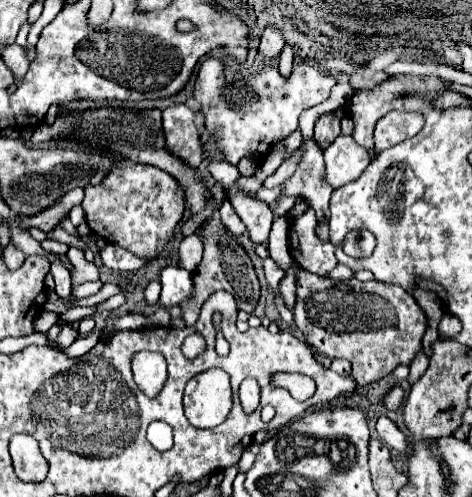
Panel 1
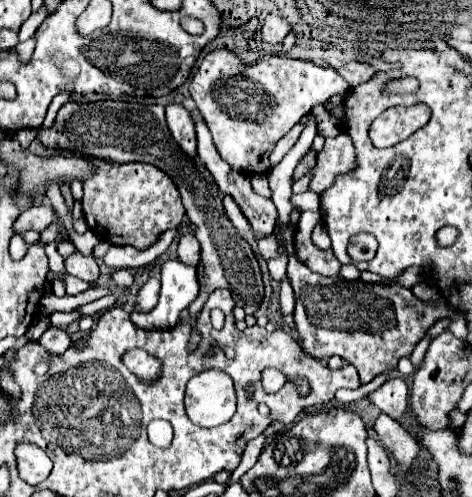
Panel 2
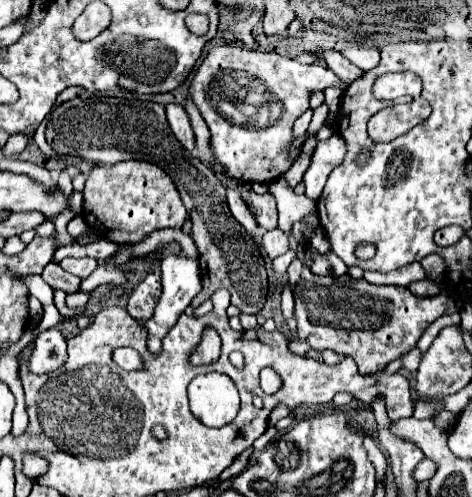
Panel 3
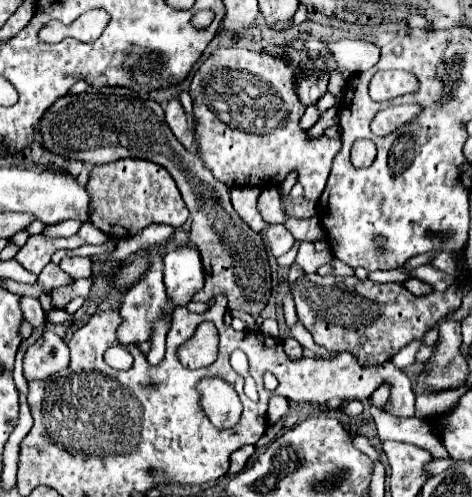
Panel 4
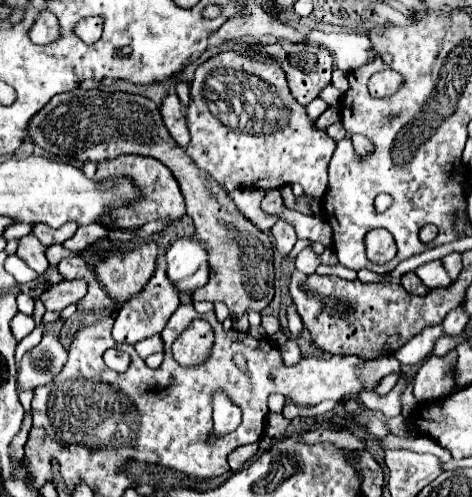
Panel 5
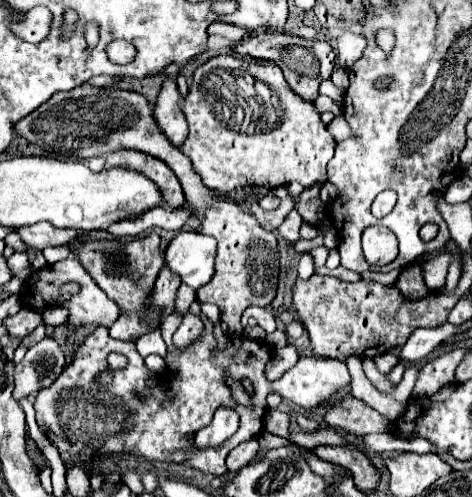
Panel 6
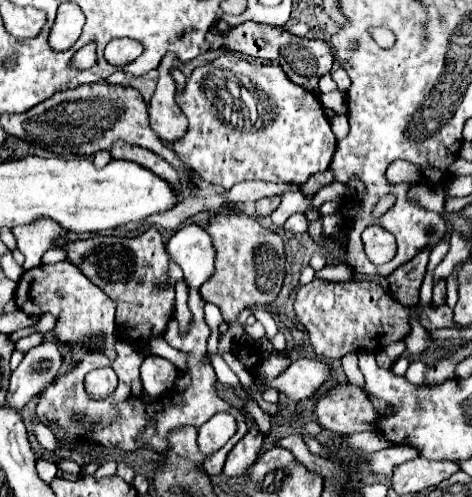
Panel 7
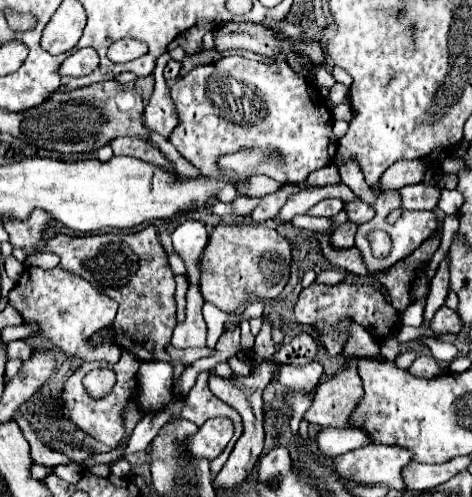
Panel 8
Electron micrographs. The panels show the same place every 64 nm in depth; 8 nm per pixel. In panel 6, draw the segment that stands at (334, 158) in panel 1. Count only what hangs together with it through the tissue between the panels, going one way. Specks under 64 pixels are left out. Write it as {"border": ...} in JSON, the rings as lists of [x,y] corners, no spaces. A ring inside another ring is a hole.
{"border":[[[222,54],[208,60],[196,68],[182,110],[190,124],[190,134],[180,150],[192,160],[194,170],[208,188],[228,194],[246,182],[270,188],[286,186],[290,182],[300,182],[302,186],[326,182],[326,164],[334,156],[336,142],[322,124],[314,104],[310,100],[300,100],[300,96],[288,88],[280,66],[274,62],[248,62],[240,68],[240,58],[234,54]],[[240,108],[242,112],[248,110],[250,118],[240,118]]]}

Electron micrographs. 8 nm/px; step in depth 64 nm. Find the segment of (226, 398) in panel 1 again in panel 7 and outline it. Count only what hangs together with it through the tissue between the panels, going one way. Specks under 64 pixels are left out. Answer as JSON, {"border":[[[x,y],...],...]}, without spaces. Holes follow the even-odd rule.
{"border":[[[216,414],[198,430],[198,448],[202,454],[210,456],[218,452],[236,432],[236,420],[232,414]]]}

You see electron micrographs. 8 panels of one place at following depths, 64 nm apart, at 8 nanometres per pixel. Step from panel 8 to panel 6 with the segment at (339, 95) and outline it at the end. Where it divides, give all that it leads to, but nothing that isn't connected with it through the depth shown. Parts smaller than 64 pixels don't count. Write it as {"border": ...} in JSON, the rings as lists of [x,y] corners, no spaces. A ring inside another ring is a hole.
{"border":[[[318,96],[318,98],[314,100],[314,106],[318,108],[318,112],[320,112],[320,114],[325,111],[330,111],[335,116],[343,114],[343,107],[340,106],[338,102],[334,102],[330,96]]]}

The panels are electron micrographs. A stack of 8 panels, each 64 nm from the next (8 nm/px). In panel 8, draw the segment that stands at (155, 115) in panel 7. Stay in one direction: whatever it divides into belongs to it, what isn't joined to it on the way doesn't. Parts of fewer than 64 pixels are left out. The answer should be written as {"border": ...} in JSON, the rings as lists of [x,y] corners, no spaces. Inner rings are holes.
{"border":[[[177,47],[170,50],[168,54],[162,54],[156,58],[156,68],[154,68],[154,80],[156,80],[156,86],[154,86],[154,94],[152,98],[148,100],[146,108],[144,108],[144,128],[148,132],[158,132],[162,134],[164,138],[170,136],[170,132],[176,128],[178,124],[178,116],[176,116],[176,110],[174,110],[174,102],[170,98],[170,88],[162,76],[164,72],[164,66],[168,60],[174,59],[182,61],[186,56],[182,47]]]}

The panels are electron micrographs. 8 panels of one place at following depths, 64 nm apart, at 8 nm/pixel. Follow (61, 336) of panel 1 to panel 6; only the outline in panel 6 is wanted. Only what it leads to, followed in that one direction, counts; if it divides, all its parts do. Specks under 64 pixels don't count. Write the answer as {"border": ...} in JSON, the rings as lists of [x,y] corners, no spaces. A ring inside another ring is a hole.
{"border":[[[50,336],[32,346],[14,368],[14,400],[20,402],[22,398],[38,394],[42,388],[50,386],[64,370],[64,364],[64,352]]]}

